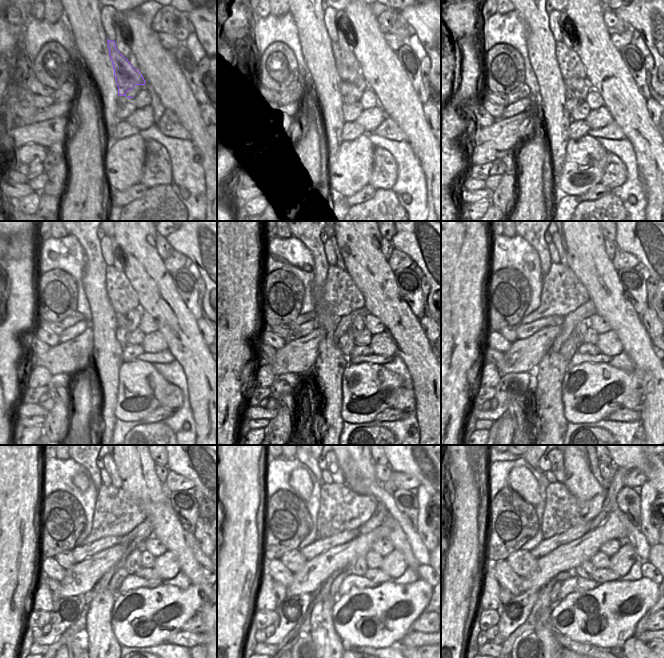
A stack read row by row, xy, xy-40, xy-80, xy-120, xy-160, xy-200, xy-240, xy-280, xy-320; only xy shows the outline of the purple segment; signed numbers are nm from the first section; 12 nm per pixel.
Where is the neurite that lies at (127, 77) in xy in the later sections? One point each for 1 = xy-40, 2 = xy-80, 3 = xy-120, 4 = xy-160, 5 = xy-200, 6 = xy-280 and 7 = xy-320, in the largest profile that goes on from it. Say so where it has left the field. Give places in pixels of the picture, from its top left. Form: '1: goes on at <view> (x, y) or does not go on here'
1: goes on at xy-40 (352, 84)
2: goes on at xy-80 (577, 90)
3: goes on at xy-120 (129, 321)
4: goes on at xy-160 (358, 324)
5: goes on at xy-200 (577, 336)
6: goes on at xy-280 (359, 568)
7: goes on at xy-320 (585, 570)

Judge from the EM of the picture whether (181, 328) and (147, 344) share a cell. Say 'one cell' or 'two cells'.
two cells

